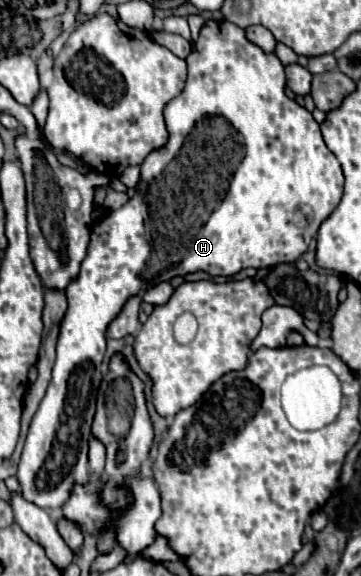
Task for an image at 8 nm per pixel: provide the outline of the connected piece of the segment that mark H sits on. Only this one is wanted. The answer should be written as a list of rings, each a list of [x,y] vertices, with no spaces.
[[[206,21],[200,29],[200,37],[198,37],[192,53],[186,57],[186,63],[188,63],[186,87],[164,109],[164,119],[166,119],[166,127],[170,133],[168,143],[164,147],[152,151],[146,157],[146,161],[142,163],[140,183],[136,185],[136,193],[128,201],[128,205],[124,205],[122,209],[106,213],[104,217],[100,217],[94,223],[92,235],[90,235],[90,245],[88,245],[88,255],[82,261],[82,271],[80,271],[78,279],[74,283],[70,283],[66,289],[68,311],[64,315],[64,321],[60,323],[60,337],[58,337],[58,347],[56,347],[58,357],[54,363],[52,381],[48,385],[48,391],[46,391],[36,415],[30,421],[30,431],[28,431],[22,459],[20,459],[18,473],[16,473],[22,497],[26,501],[42,507],[42,509],[60,509],[62,503],[66,501],[66,497],[70,495],[74,481],[76,483],[88,481],[88,437],[90,437],[90,425],[92,425],[94,409],[96,409],[96,393],[98,393],[98,385],[102,381],[100,367],[102,367],[102,359],[106,353],[106,327],[118,315],[118,311],[128,301],[128,297],[138,295],[142,289],[148,289],[150,285],[154,285],[158,281],[170,281],[176,275],[186,275],[192,271],[204,271],[210,275],[236,275],[238,271],[248,269],[248,267],[260,269],[260,267],[274,267],[280,263],[290,263],[290,261],[298,259],[308,249],[308,243],[316,235],[320,223],[336,209],[336,205],[340,203],[340,197],[342,197],[342,187],[344,187],[342,167],[340,167],[338,159],[328,151],[328,147],[320,135],[320,125],[314,121],[312,113],[306,111],[304,107],[300,107],[296,101],[286,97],[286,93],[284,93],[286,91],[284,65],[278,61],[278,57],[274,53],[268,55],[262,49],[258,49],[256,43],[248,41],[246,31],[234,23]]]

